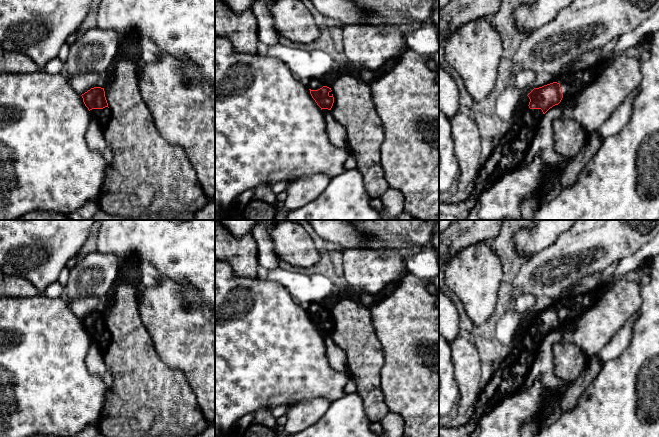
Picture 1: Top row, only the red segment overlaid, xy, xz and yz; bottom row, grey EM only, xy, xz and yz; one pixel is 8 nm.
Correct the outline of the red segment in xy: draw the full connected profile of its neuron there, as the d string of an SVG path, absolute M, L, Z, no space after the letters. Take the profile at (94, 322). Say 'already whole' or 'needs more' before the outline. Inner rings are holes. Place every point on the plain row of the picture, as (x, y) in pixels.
needs more; M91 312L81 320L85 330L91 337L92 343L95 343L99 347L102 354L104 354L111 340L104 312Z

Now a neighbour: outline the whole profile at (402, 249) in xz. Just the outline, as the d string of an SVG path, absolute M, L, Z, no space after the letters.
M364 235L363 249L373 250L381 255L396 254L398 257L405 258L422 251L423 245L402 240L384 240L372 238Z

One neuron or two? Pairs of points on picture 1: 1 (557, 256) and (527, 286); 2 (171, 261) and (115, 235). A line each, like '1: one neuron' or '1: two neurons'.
1: one neuron
2: one neuron

